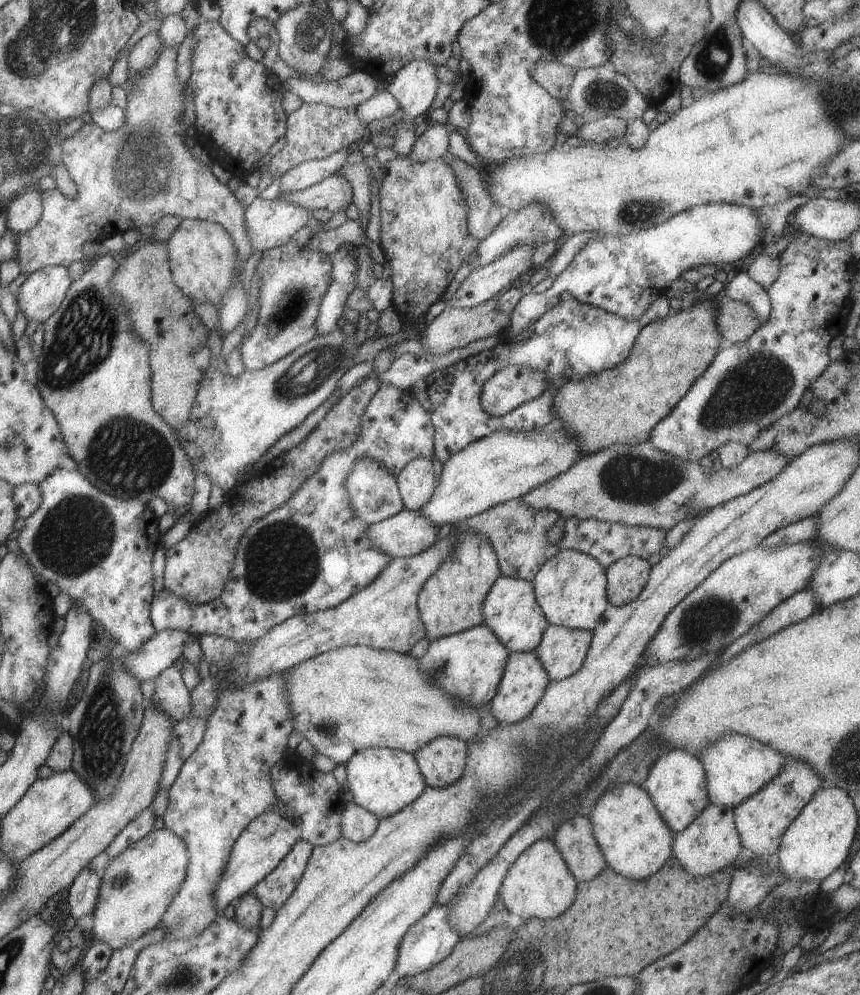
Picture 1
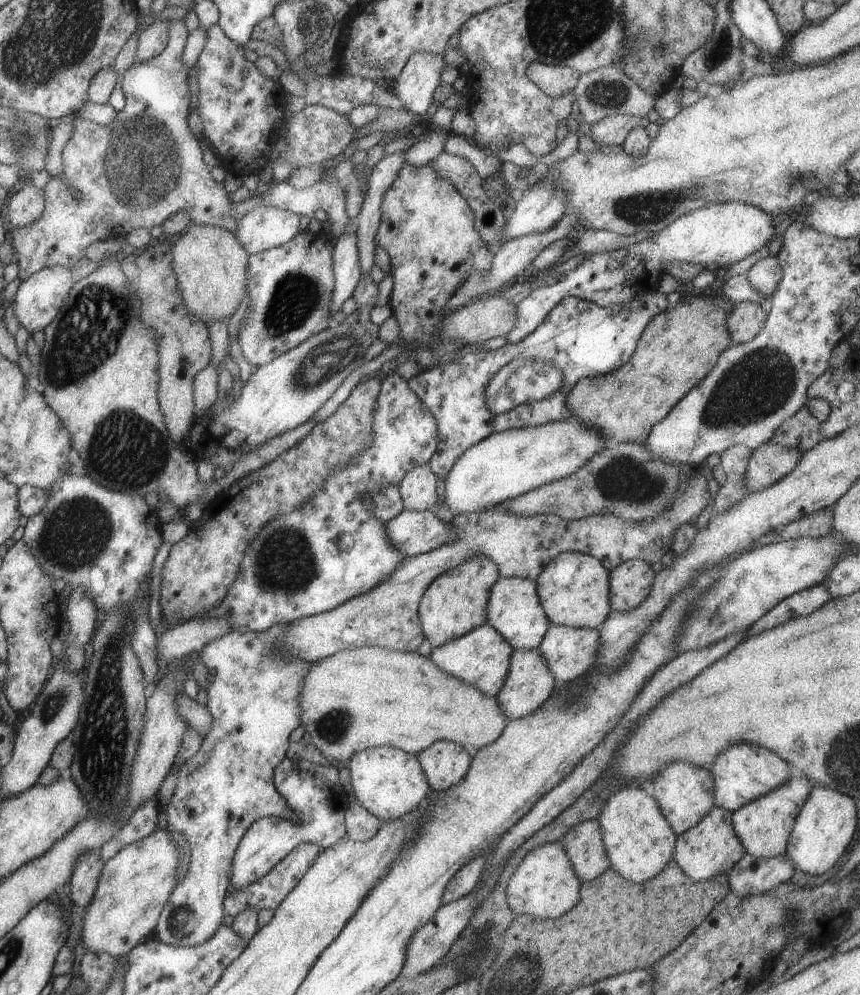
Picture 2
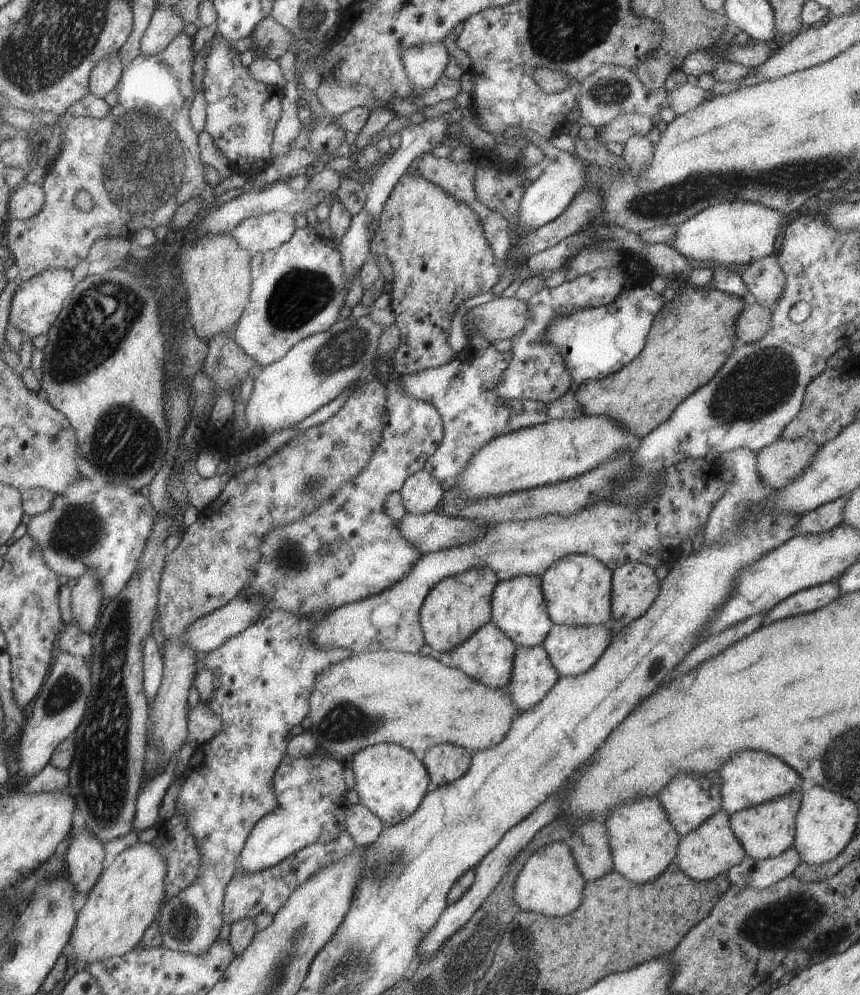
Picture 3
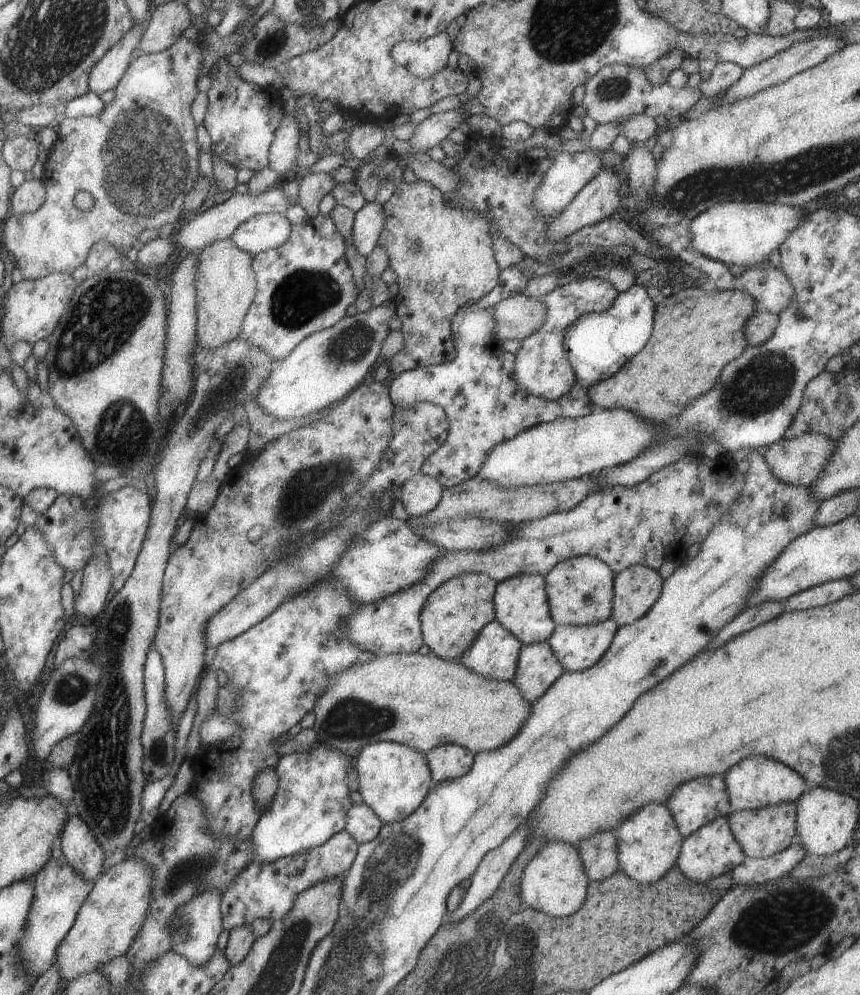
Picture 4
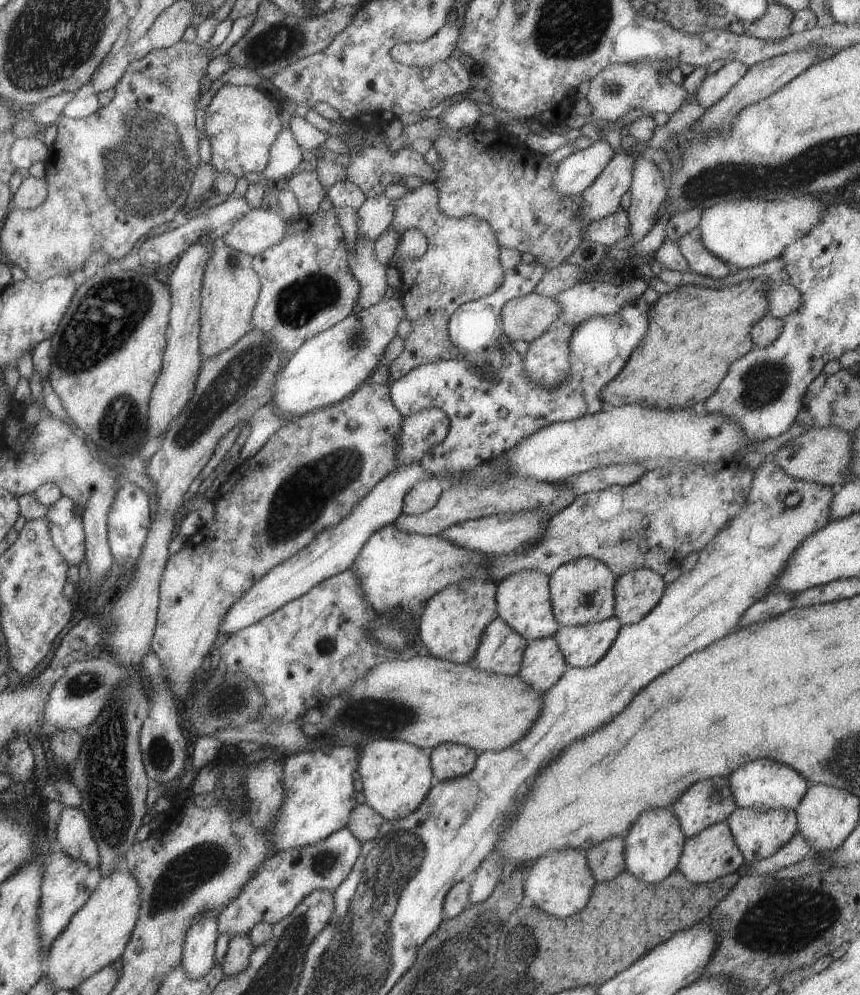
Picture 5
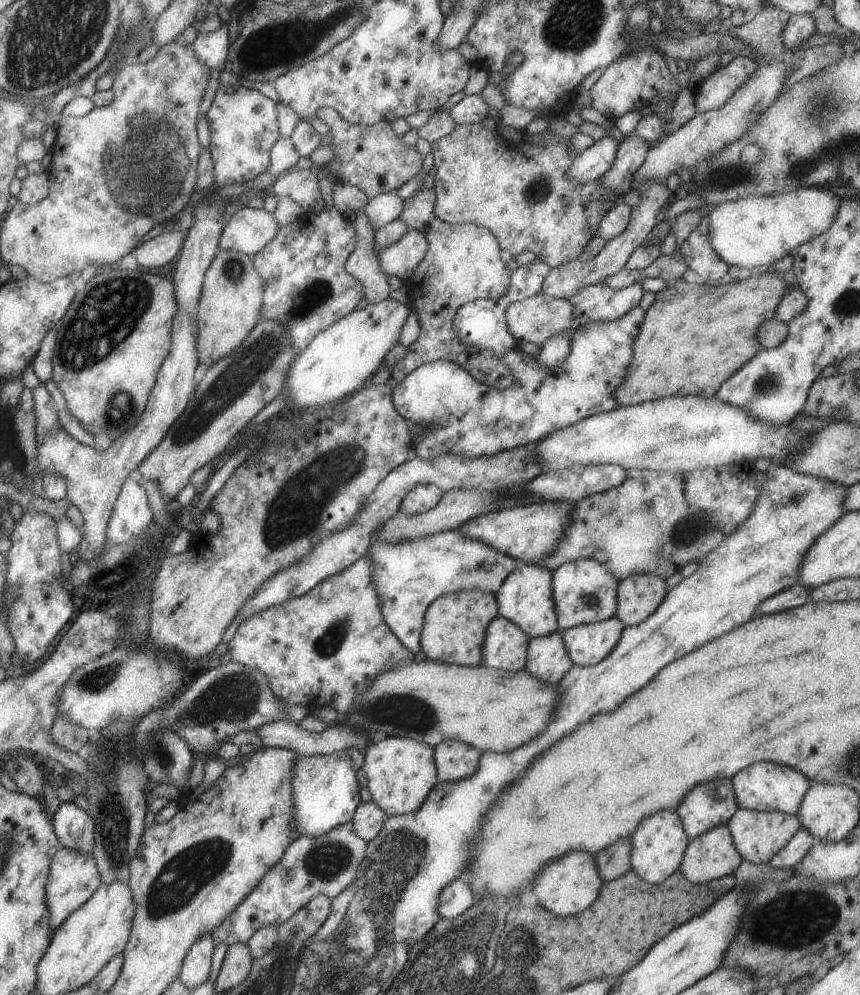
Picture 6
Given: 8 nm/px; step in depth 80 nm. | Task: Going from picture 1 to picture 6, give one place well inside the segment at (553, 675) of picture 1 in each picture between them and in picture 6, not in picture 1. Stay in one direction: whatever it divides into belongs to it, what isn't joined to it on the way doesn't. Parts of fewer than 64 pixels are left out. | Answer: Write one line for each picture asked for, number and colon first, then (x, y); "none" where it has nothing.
2: (569, 652)
3: (572, 650)
4: (576, 647)
5: (581, 645)
6: (586, 645)

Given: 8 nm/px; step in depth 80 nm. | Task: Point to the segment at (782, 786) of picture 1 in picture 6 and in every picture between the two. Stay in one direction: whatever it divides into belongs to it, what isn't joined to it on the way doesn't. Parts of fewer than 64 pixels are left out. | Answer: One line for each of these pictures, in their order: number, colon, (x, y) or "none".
2: (763, 825)
3: (765, 830)
4: (760, 833)
5: (757, 834)
6: (757, 836)

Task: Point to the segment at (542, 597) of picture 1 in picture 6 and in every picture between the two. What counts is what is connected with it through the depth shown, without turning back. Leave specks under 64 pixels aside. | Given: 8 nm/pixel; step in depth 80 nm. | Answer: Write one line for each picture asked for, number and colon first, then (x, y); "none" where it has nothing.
2: (573, 587)
3: (577, 588)
4: (579, 590)
5: (581, 591)
6: (584, 591)

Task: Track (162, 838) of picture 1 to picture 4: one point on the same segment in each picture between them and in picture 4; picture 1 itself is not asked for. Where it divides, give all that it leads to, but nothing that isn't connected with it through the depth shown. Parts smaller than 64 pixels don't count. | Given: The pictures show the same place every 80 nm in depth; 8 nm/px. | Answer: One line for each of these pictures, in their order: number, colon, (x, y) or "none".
2: (134, 884)
3: (125, 899)
4: (108, 920)

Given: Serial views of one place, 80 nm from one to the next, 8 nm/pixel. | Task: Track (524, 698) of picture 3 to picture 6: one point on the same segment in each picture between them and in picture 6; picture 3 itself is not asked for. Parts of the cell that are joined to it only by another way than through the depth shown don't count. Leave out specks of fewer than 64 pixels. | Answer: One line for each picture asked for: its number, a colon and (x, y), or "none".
4: (537, 668)
5: (542, 664)
6: (547, 659)

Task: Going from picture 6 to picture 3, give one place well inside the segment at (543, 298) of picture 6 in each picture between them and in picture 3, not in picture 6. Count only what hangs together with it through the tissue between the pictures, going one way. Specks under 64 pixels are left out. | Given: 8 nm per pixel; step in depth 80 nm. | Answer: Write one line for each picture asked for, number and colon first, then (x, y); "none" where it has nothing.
3: (503, 317)
4: (517, 316)
5: (525, 318)

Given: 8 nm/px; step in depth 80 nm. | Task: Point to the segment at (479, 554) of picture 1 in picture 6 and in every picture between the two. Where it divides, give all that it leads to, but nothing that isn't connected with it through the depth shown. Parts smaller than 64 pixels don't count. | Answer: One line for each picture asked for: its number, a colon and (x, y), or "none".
2: (454, 603)
3: (453, 609)
4: (452, 615)
5: (452, 621)
6: (453, 631)

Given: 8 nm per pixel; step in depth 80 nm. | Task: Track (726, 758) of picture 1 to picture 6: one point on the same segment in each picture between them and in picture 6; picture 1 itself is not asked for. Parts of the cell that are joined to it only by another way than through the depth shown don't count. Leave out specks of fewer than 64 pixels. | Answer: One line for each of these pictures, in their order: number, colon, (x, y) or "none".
2: (742, 773)
3: (747, 779)
4: (756, 782)
5: (764, 784)
6: (764, 787)

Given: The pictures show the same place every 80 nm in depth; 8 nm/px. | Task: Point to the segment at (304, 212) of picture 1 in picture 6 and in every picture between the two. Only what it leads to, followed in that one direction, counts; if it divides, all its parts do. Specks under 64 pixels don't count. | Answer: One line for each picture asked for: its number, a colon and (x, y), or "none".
2: (265, 227)
3: (258, 234)
4: (259, 232)
5: (258, 229)
6: (248, 230)

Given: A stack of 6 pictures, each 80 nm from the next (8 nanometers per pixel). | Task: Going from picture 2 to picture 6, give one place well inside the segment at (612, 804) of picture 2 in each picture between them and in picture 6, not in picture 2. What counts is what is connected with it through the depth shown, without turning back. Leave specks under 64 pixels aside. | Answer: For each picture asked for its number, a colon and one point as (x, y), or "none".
3: (643, 842)
4: (648, 842)
5: (652, 846)
6: (658, 843)

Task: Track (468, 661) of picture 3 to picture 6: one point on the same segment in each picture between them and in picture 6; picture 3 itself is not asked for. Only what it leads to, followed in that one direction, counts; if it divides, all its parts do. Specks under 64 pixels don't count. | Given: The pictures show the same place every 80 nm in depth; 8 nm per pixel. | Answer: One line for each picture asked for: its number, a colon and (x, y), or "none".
4: (494, 653)
5: (500, 650)
6: (505, 644)

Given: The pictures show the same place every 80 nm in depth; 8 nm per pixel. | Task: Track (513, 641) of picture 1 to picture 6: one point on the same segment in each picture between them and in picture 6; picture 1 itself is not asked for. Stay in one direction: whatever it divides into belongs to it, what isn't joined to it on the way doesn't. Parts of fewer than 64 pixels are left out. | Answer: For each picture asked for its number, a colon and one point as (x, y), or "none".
2: (513, 609)
3: (517, 605)
4: (521, 605)
5: (522, 599)
6: (525, 598)

